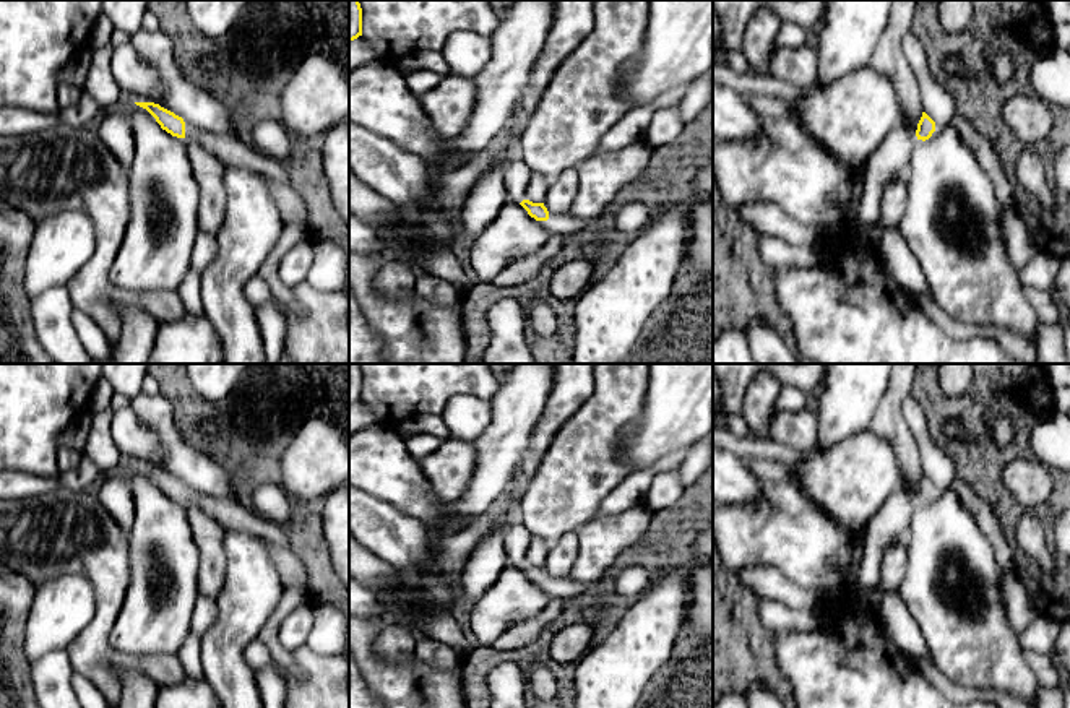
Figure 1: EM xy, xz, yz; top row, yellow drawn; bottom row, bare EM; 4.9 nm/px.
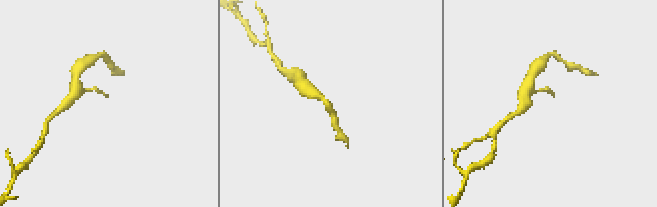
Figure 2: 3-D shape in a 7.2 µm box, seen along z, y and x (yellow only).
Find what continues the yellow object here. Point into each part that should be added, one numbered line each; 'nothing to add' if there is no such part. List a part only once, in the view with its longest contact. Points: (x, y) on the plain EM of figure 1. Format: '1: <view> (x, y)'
1: xy (232, 515)

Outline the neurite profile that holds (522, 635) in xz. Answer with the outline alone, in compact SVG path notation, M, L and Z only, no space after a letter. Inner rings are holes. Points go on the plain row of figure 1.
M552 598L549 604L534 617L513 625L494 643L498 651L518 651L533 645L541 633L559 619L560 612L572 602Z

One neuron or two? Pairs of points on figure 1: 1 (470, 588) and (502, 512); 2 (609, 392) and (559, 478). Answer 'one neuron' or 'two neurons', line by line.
1: one neuron
2: one neuron

